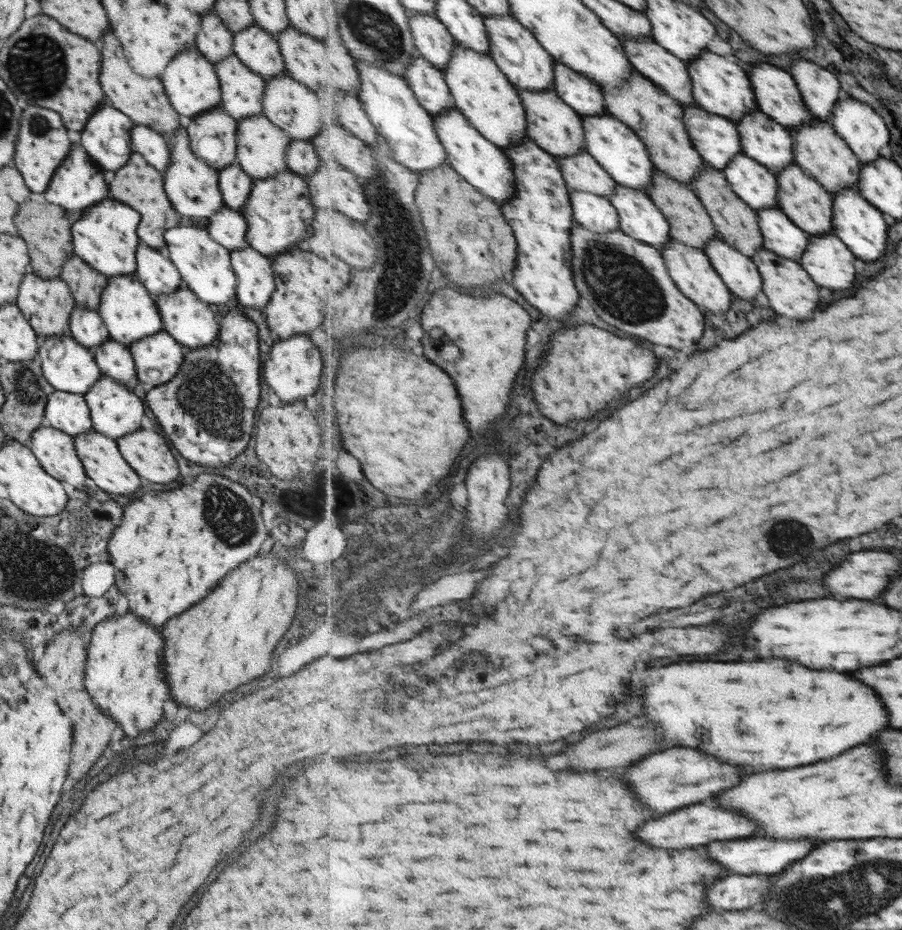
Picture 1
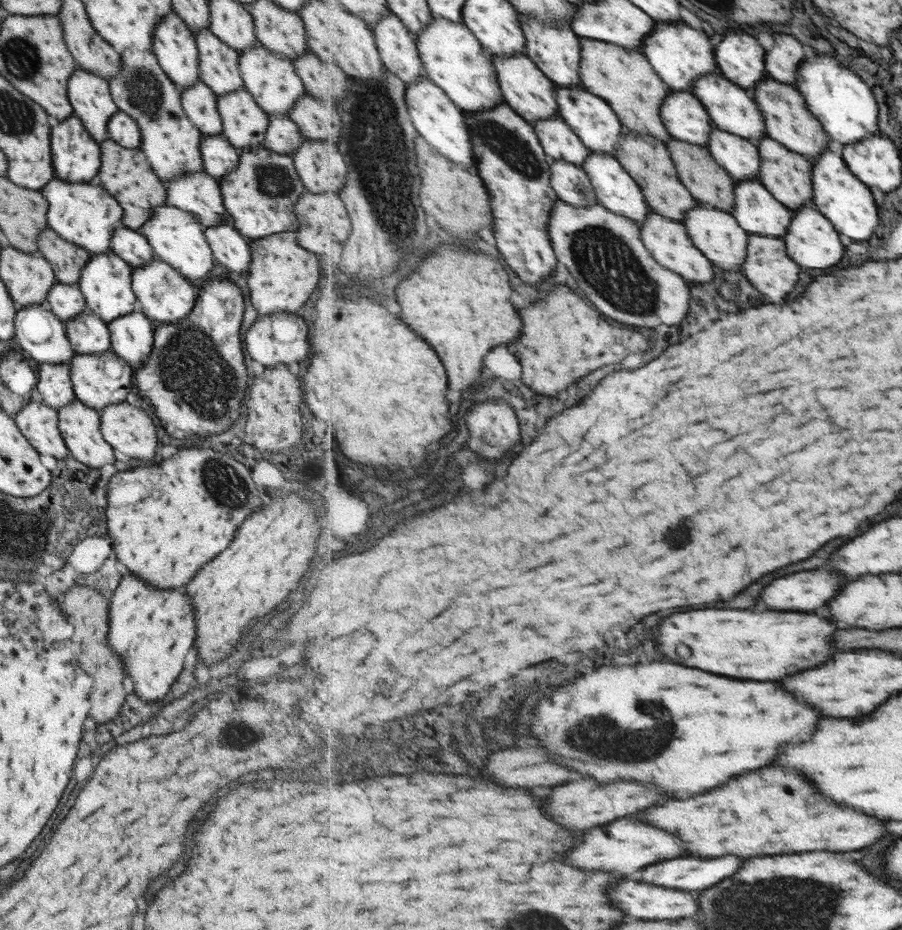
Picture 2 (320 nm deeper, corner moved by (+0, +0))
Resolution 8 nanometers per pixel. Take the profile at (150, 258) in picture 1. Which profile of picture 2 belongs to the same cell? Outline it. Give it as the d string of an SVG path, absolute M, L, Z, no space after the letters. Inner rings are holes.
M123 226L112 230L110 250L132 269L147 264L155 258L146 238L141 236L137 230Z

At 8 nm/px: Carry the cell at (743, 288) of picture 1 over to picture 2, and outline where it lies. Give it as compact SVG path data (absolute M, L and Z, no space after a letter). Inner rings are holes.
M698 202L695 208L688 210L683 223L688 227L693 242L708 255L709 260L725 270L741 270L742 273L743 264L747 261L750 234L731 213Z

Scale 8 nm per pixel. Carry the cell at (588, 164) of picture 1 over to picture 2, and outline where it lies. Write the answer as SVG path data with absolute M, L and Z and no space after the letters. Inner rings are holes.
M553 117L533 124L544 152L551 160L567 161L582 168L591 150L563 117Z

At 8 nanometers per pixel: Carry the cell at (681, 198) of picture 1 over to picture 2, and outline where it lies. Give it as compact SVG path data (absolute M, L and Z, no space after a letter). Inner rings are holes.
M627 130L622 137L623 140L620 142L620 149L617 150L616 159L640 183L650 208L653 212L668 219L684 222L688 210L695 208L698 201L680 179L676 163L672 159L668 147L662 140L649 133L635 133Z

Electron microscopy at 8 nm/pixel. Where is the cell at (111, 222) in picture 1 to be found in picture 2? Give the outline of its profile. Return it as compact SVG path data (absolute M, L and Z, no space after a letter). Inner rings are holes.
M53 177L43 185L38 191L48 204L46 225L62 239L80 246L90 254L109 253L112 230L117 226L123 210L103 187L97 183L95 186L91 184L61 182Z

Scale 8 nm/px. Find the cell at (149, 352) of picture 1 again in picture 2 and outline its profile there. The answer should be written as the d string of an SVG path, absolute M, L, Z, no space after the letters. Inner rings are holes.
M133 310L106 323L110 350L135 370L152 350L152 321L139 310Z

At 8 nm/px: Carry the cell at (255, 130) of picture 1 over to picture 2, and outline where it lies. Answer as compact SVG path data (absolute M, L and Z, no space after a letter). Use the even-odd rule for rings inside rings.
M243 88L232 93L216 97L216 109L222 124L222 136L236 150L249 150L253 146L262 145L267 126L266 112L261 110L253 97Z

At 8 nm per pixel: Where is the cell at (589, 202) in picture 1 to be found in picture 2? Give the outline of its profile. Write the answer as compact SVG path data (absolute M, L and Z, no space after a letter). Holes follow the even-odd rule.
M551 160L552 187L559 200L576 207L586 207L600 203L592 179L588 173L576 164Z

